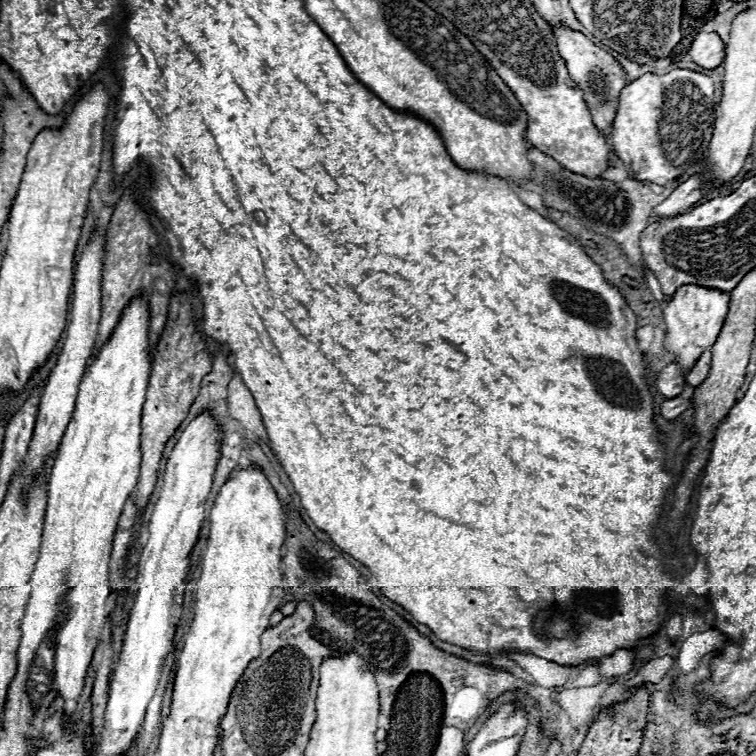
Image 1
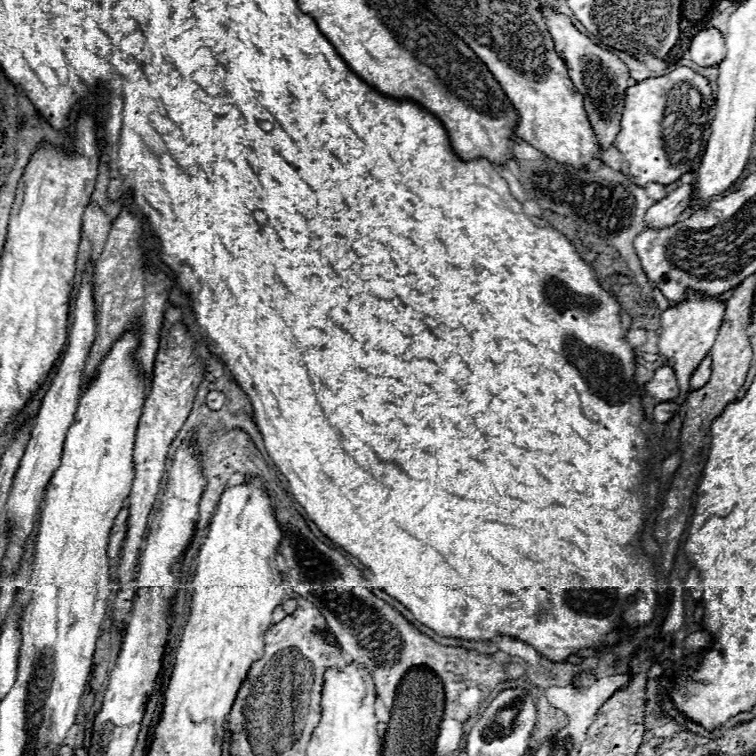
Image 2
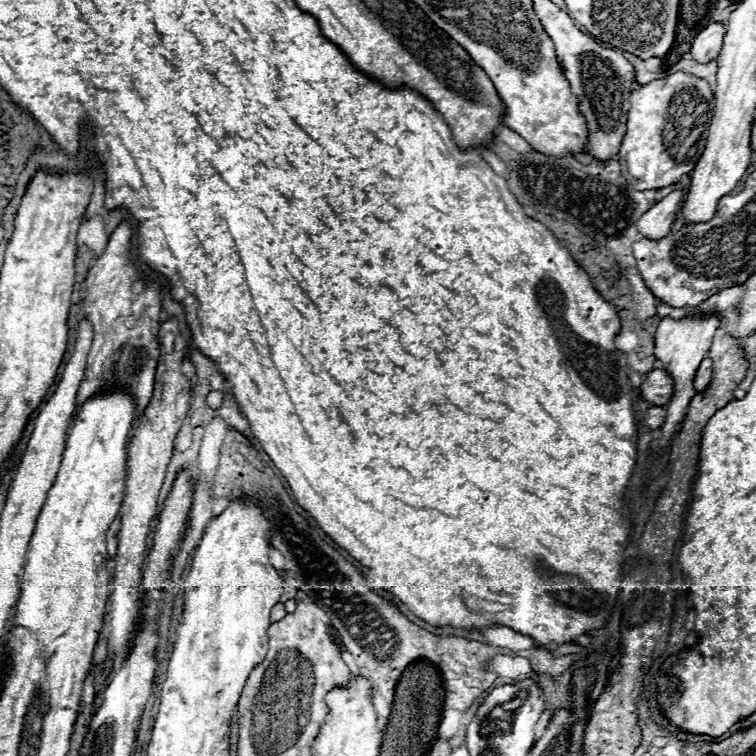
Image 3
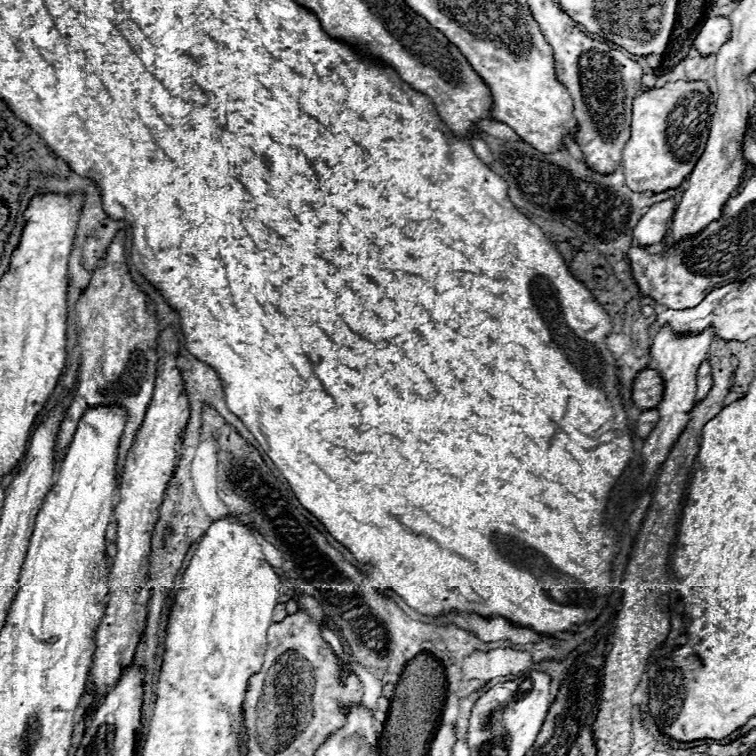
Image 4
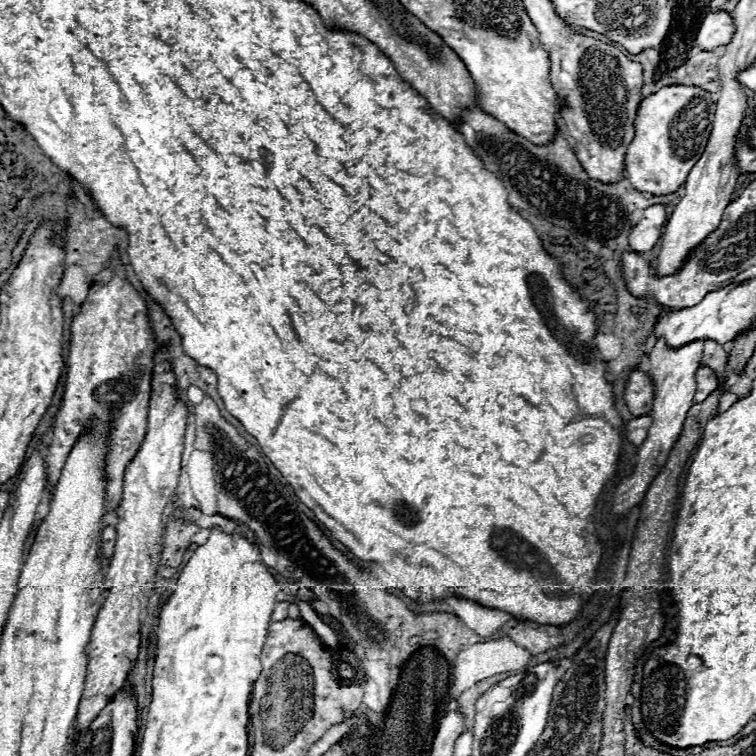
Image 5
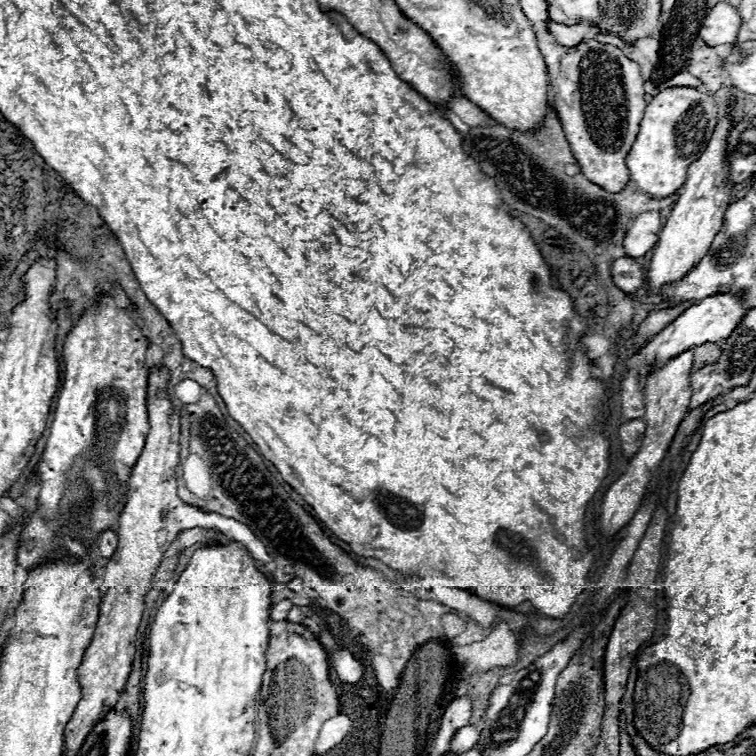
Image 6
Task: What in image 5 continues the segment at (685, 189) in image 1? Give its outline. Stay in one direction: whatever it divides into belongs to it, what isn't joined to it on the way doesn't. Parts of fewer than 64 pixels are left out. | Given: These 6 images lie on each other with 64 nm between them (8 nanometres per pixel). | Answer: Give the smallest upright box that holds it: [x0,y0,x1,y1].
[628,204,666,254]

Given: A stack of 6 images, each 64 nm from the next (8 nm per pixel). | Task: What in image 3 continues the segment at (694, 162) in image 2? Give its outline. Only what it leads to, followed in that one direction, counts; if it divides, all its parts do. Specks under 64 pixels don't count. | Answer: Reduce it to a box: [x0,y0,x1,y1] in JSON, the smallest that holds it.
[620,72,714,190]

